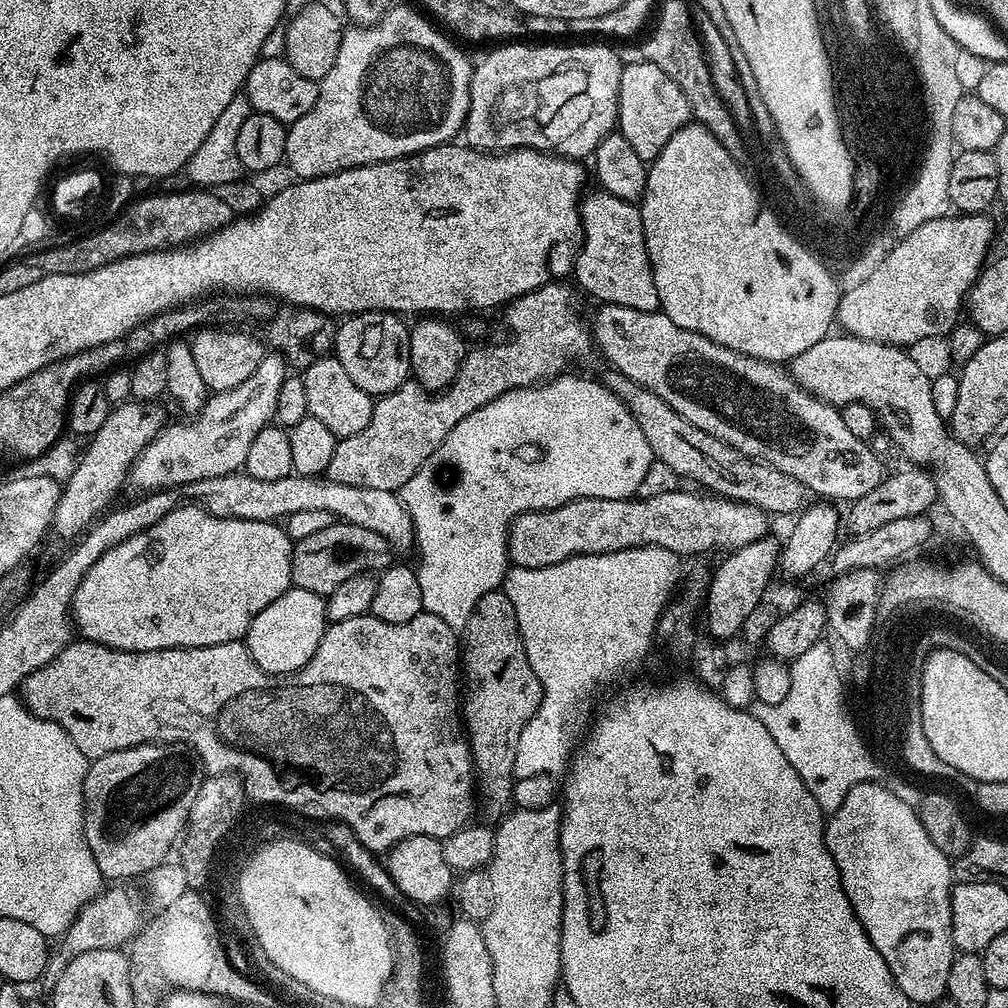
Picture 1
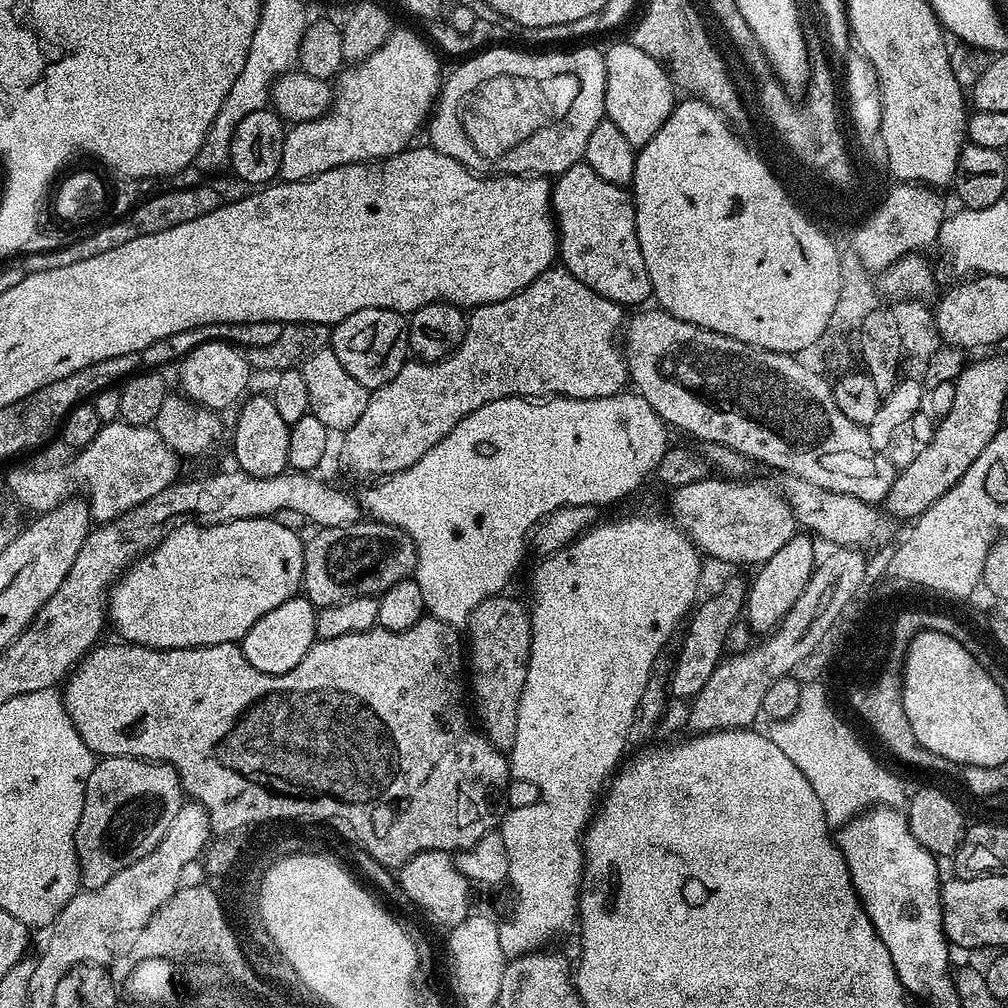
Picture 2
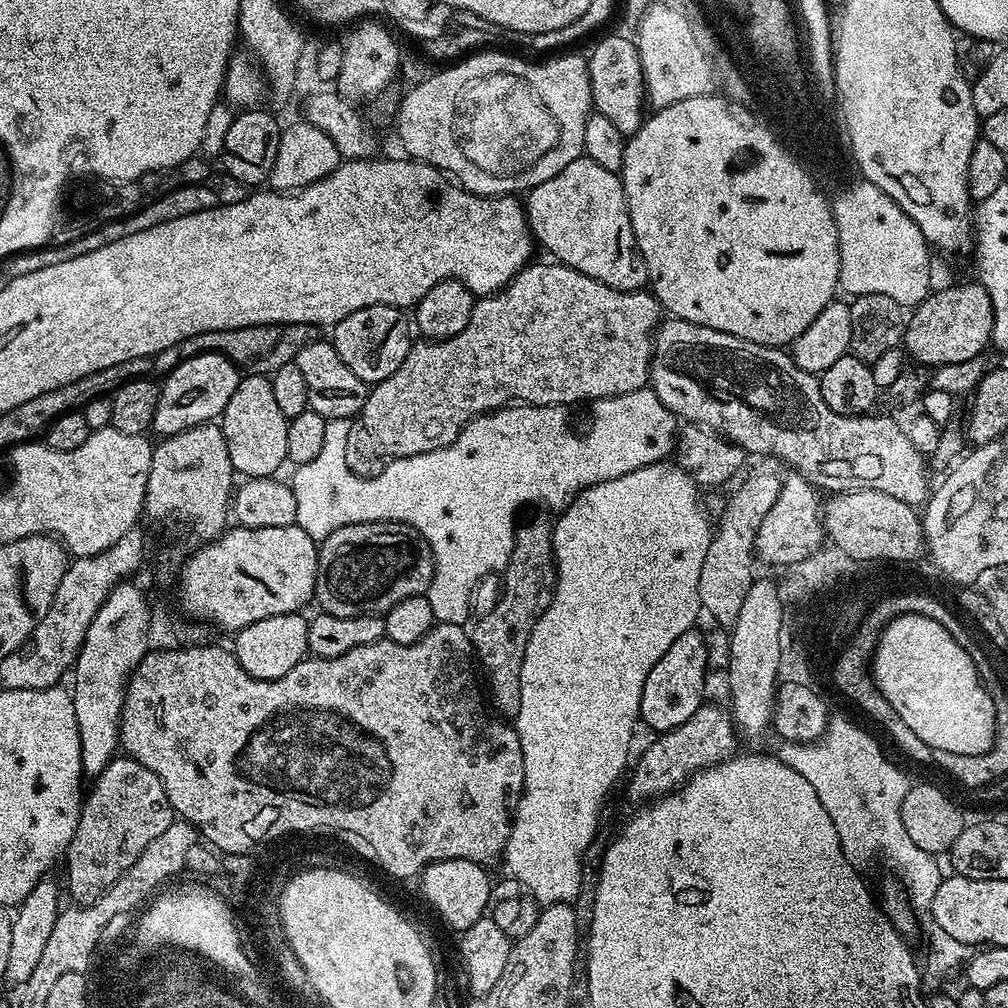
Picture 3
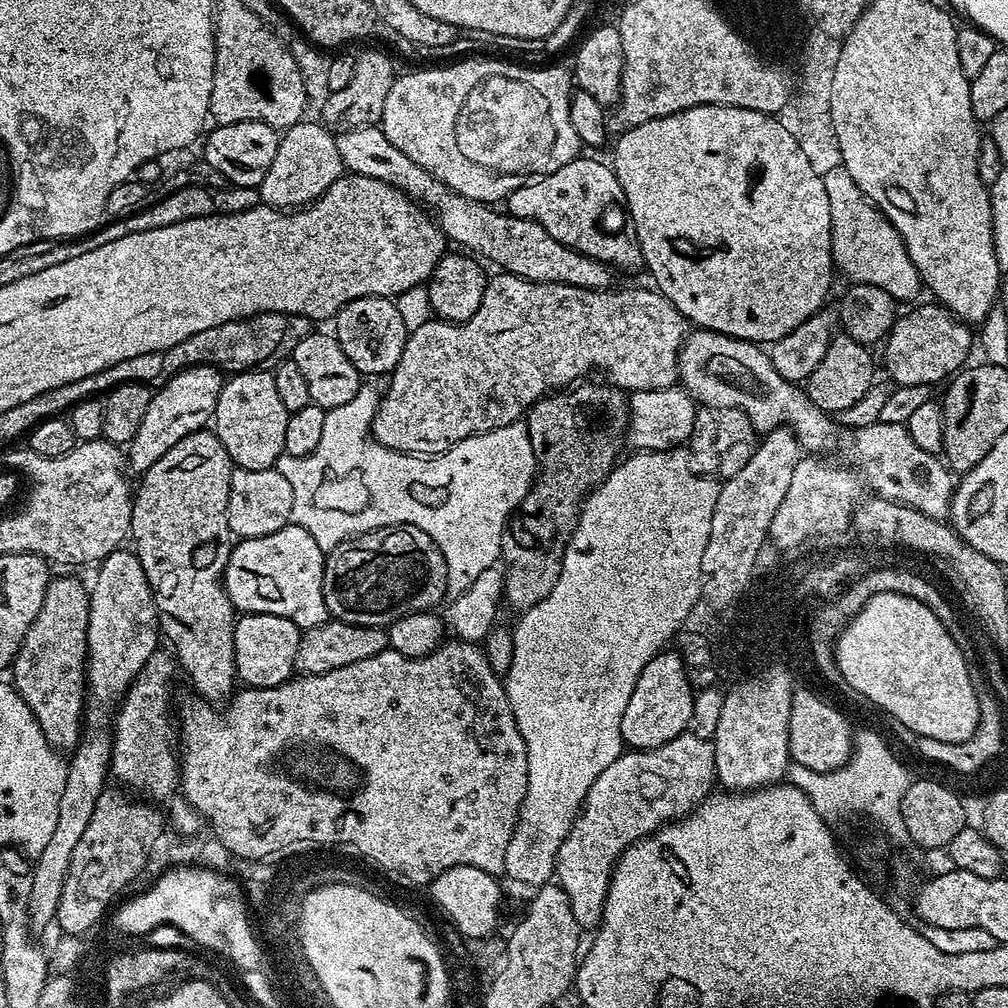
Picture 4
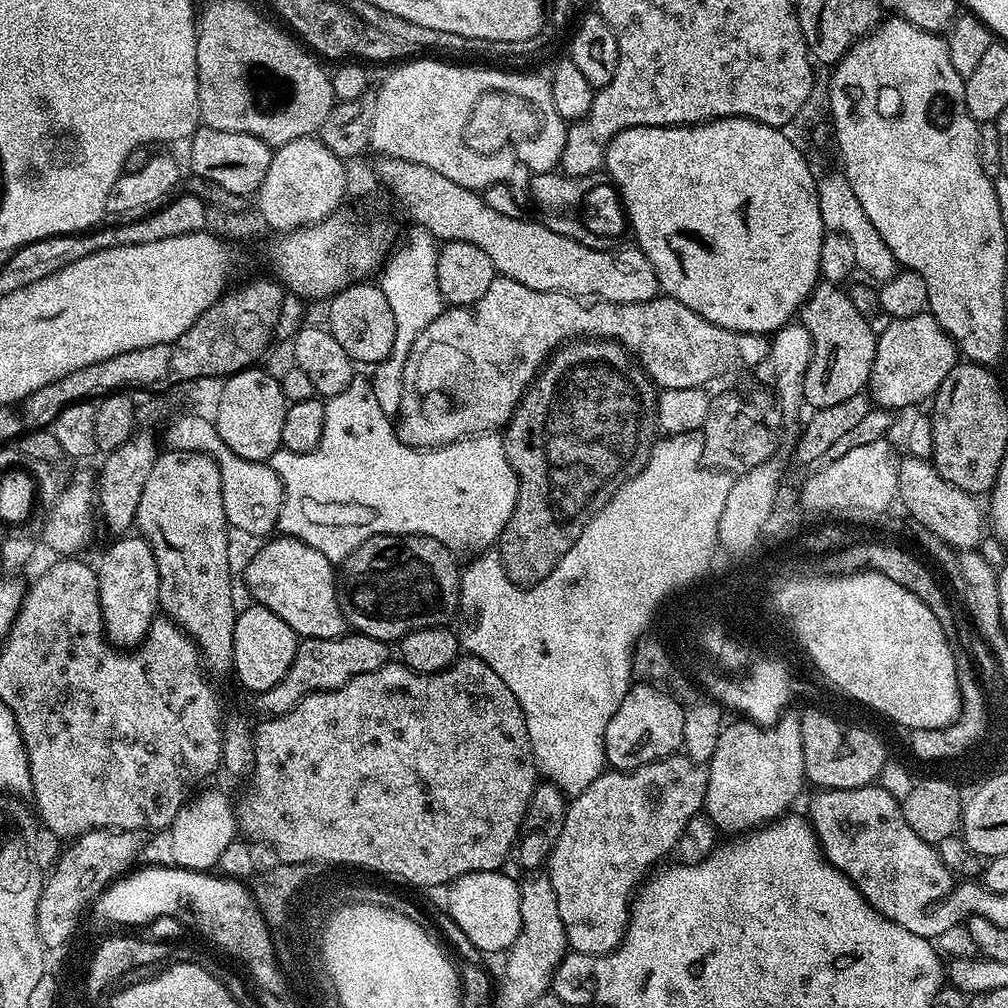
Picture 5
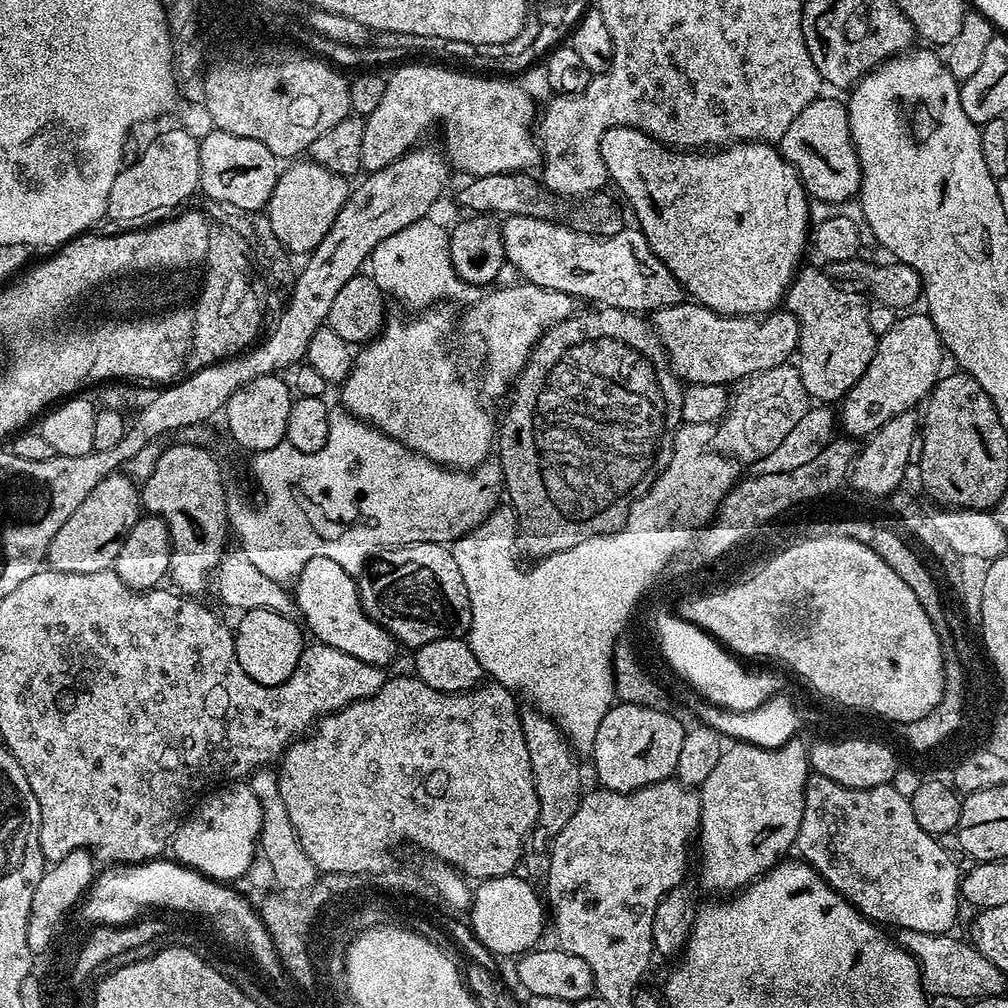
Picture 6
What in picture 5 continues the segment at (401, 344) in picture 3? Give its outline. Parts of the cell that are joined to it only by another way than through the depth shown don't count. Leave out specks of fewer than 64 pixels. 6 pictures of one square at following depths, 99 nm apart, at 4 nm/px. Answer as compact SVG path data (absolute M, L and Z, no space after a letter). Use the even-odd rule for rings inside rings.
M357 282L343 288L338 295L327 301L328 321L326 327L338 338L342 350L357 365L381 364L394 350L394 314L386 303L386 294L382 294L379 283Z

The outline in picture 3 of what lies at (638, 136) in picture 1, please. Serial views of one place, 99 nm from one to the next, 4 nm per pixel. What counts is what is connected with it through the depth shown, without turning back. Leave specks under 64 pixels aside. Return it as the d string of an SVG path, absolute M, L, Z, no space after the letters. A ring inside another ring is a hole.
M604 36L593 46L592 53L587 53L586 59L595 111L599 115L610 118L610 122L614 122L614 126L618 126L618 130L626 138L632 136L646 119L646 111L644 112L644 108L646 109L644 75L642 74L642 62L635 43L629 37L627 40L624 36Z

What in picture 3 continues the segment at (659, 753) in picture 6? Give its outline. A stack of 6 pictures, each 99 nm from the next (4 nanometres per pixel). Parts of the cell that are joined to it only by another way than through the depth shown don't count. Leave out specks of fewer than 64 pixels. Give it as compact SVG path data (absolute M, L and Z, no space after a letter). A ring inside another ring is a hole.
M693 630L682 634L682 638L677 638L670 650L666 650L666 654L662 654L658 662L654 662L654 670L646 674L640 703L643 727L645 724L646 727L653 728L653 733L659 734L682 726L682 722L686 722L686 718L690 718L690 714L694 714L694 710L698 710L705 703L704 679L708 675L710 669L705 633Z

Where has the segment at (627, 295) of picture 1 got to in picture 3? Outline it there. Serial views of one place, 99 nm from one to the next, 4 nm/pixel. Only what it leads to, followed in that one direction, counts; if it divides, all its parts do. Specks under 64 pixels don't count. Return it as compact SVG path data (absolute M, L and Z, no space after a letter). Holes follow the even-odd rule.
M579 156L554 178L528 189L523 206L535 243L544 244L553 261L614 286L614 290L638 292L649 283L630 222L624 181L617 173L598 166L589 156Z

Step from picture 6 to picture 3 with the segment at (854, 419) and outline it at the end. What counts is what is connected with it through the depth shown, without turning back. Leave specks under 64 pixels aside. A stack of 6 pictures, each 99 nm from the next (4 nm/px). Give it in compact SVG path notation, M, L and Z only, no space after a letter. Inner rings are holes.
M956 282L951 288L932 292L911 309L904 326L902 348L916 359L917 365L932 370L941 364L965 362L989 347L993 322L990 294L983 285Z

